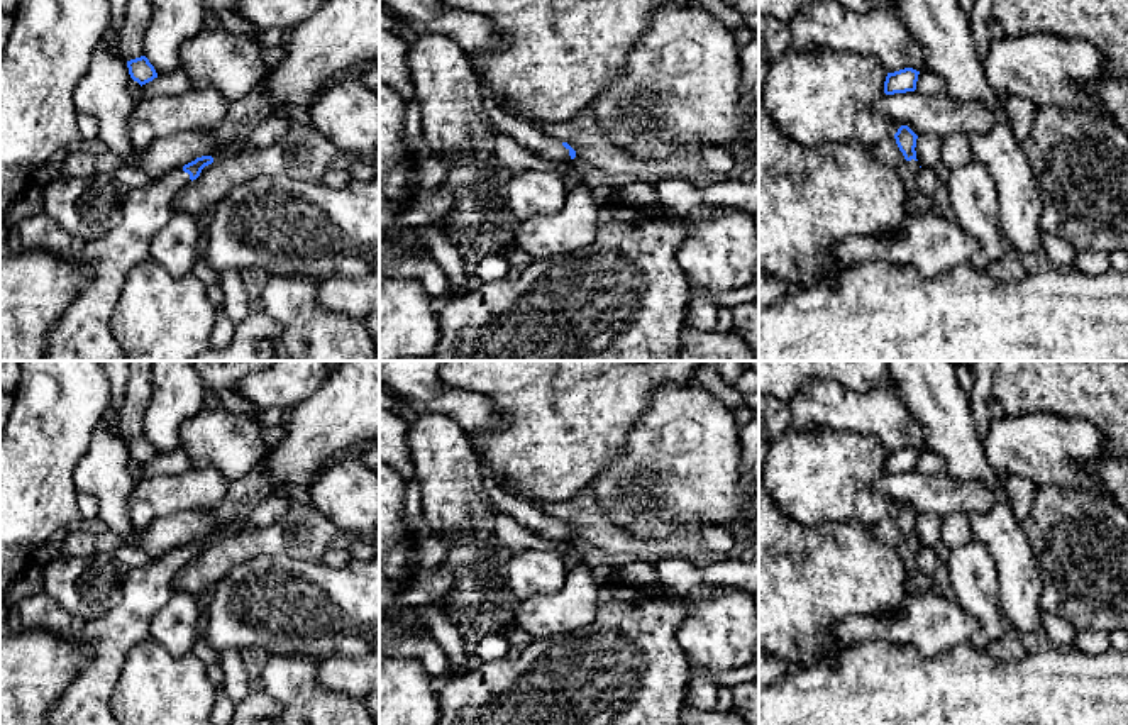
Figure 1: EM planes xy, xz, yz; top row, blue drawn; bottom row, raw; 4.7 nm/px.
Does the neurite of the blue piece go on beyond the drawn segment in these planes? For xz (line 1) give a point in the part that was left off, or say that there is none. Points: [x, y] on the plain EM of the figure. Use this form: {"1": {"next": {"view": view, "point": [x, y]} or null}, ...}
{"1": {"next": {"view": "xz", "point": [536, 519]}}}

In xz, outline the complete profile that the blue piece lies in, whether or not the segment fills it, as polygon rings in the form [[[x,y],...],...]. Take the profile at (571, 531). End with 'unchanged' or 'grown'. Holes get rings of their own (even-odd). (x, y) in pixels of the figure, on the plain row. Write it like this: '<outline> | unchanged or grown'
[[[489,486],[489,496],[496,512],[511,517],[527,532],[542,539],[569,540],[576,537],[576,530],[561,518],[556,518],[547,508],[515,498],[500,486]]] | grown

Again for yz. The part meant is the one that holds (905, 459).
[[[904,447],[894,452],[887,452],[884,461],[884,473],[894,474],[894,473],[906,473],[916,469],[920,451],[913,447]]] | unchanged

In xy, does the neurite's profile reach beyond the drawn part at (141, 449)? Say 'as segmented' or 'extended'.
as segmented

